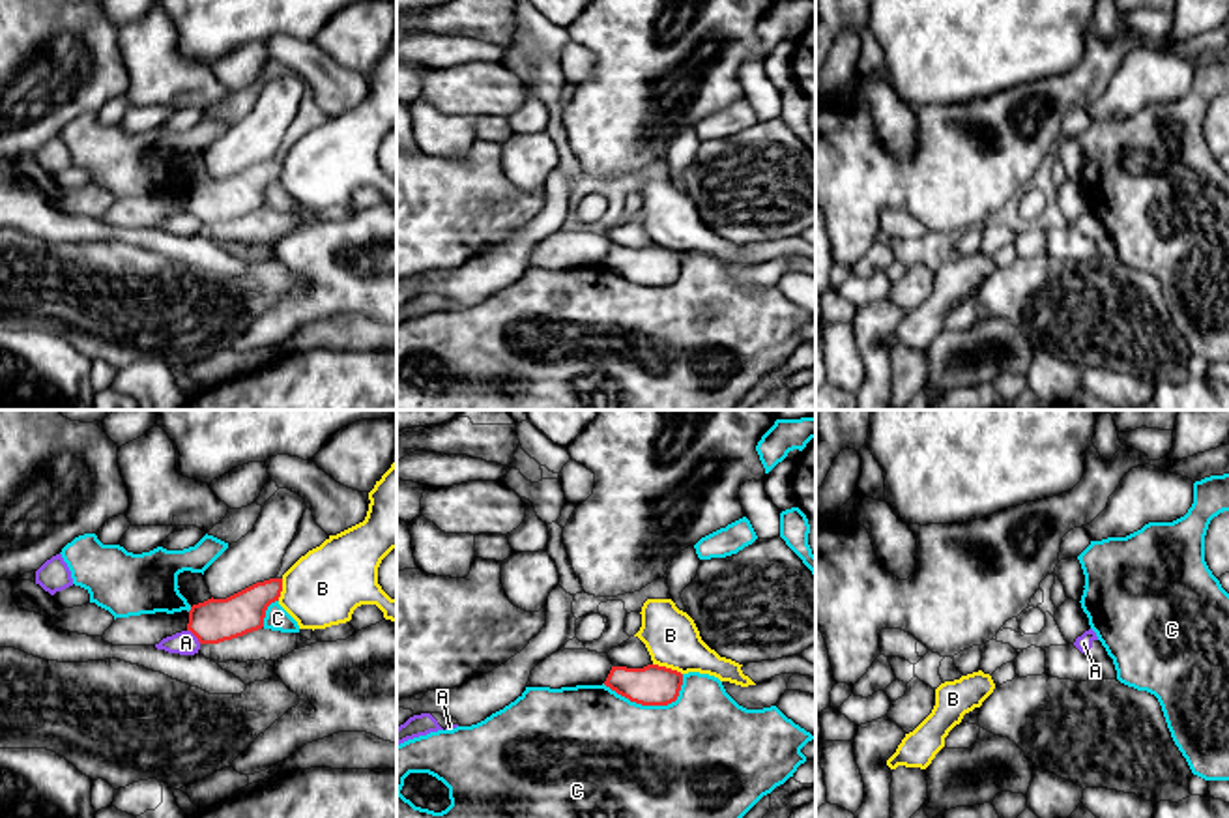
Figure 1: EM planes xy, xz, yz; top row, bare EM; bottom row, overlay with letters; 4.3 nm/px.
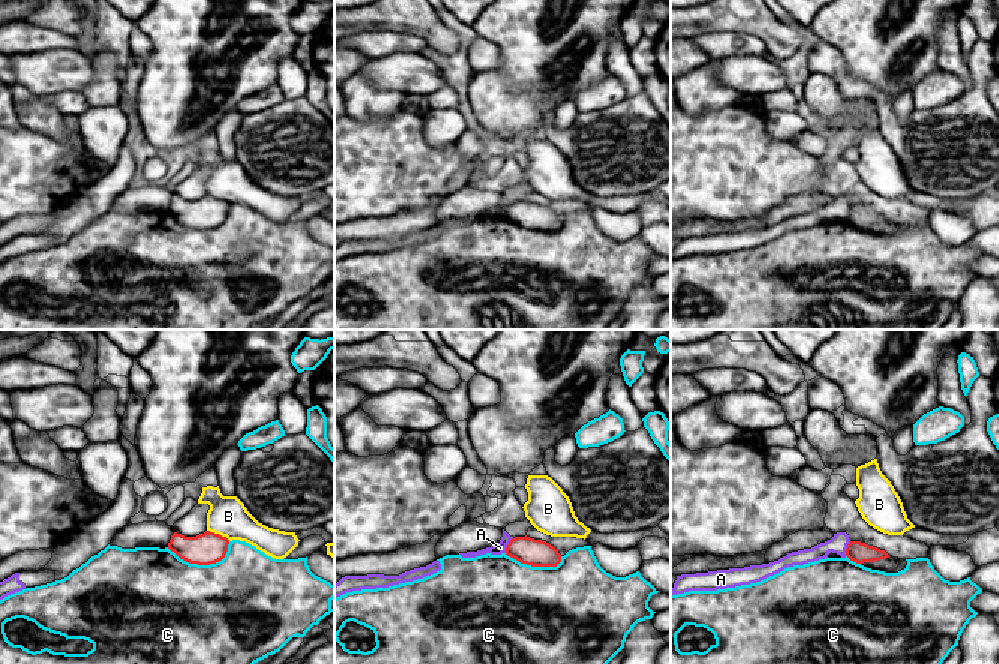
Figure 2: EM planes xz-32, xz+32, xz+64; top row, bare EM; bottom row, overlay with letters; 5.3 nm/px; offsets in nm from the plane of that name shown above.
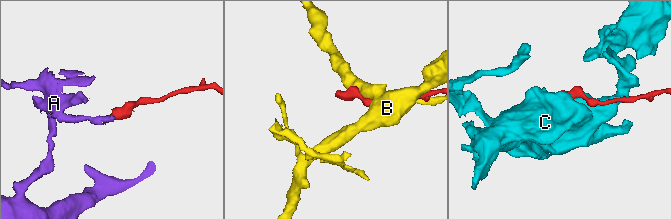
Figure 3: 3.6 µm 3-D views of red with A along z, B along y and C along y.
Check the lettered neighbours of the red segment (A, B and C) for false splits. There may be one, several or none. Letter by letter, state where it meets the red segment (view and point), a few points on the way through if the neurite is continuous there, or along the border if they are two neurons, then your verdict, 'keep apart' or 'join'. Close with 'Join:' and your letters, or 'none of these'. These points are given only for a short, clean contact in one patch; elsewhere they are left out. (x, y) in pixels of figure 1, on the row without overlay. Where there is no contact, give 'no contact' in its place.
A: meets red in xy at (195, 216); border along xy (187, 210), (201, 223); keep apart
B: meets red in xz at (668, 249); keep apart
C: meets red in xz at (651, 285); keep apart
Join: none of these

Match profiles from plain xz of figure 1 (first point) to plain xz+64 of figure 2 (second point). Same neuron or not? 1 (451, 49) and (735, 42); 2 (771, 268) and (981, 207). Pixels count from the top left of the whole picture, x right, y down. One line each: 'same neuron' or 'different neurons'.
1: same neuron
2: different neurons

